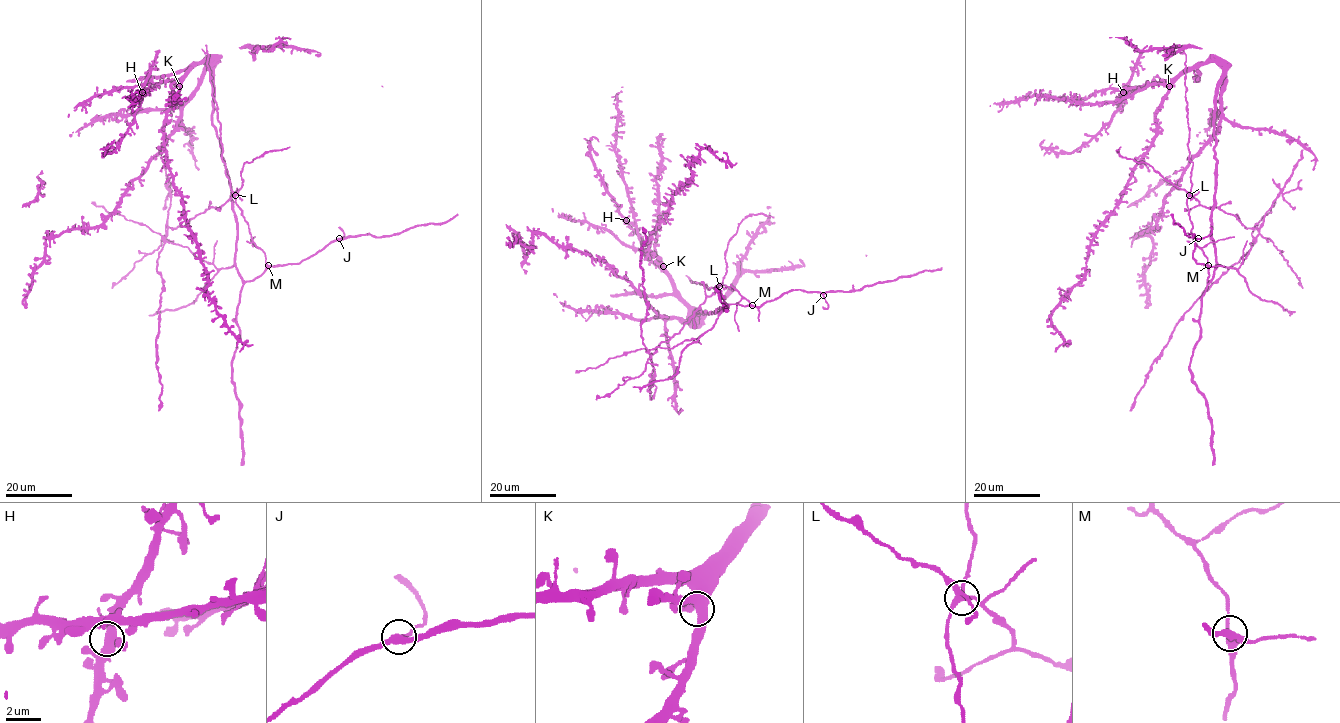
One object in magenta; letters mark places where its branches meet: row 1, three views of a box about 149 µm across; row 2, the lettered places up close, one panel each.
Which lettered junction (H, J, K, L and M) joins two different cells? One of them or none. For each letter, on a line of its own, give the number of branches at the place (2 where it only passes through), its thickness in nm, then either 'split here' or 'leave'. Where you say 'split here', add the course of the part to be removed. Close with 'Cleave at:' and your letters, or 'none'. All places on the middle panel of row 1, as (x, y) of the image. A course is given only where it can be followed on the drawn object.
H: 5 | 440 nm | leave
J: 3 | 320 nm | leave
K: 4 | 500 nm | leave
L: 5 | 320 nm | split here | (719, 286), (651, 355), (641, 335), (646, 315), (640, 266), (646, 240), (642, 227)
M: 3 | 360 nm | leave
Cleave at: L

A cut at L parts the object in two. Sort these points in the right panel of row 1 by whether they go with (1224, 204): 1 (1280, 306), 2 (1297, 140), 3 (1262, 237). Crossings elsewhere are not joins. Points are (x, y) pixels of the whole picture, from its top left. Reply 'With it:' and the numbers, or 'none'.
With it: 3

